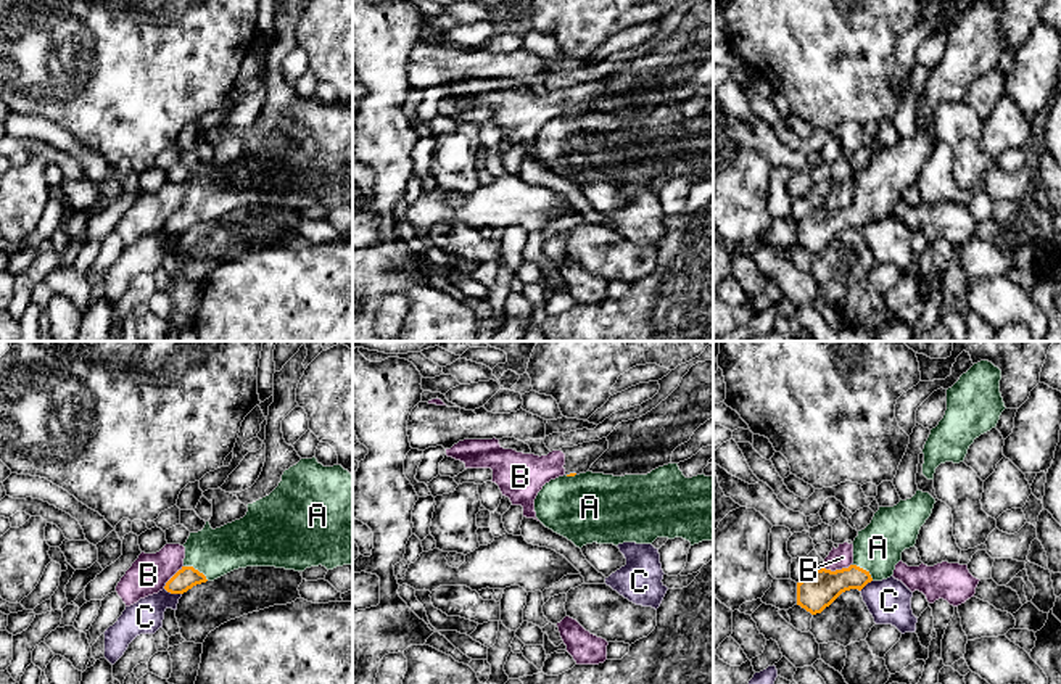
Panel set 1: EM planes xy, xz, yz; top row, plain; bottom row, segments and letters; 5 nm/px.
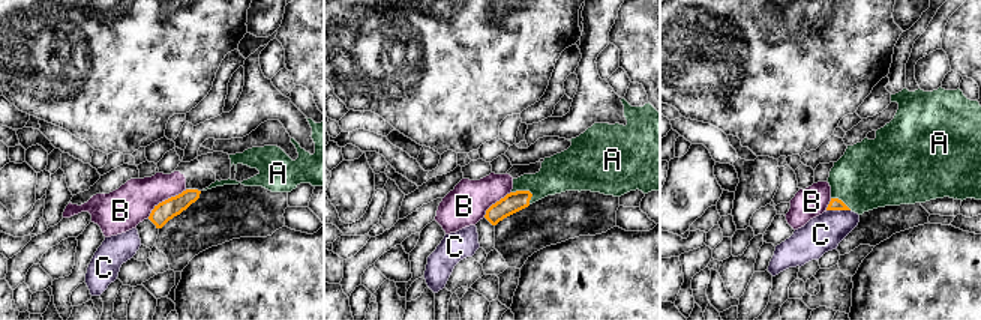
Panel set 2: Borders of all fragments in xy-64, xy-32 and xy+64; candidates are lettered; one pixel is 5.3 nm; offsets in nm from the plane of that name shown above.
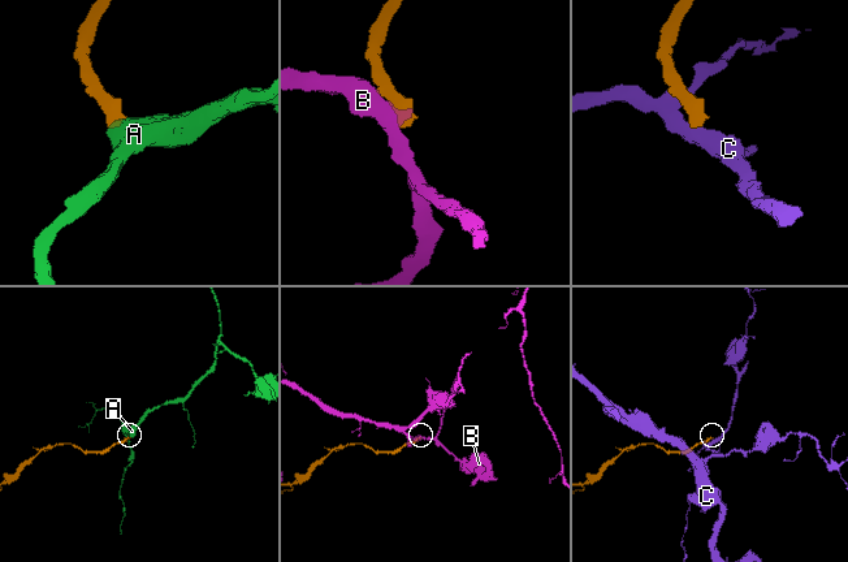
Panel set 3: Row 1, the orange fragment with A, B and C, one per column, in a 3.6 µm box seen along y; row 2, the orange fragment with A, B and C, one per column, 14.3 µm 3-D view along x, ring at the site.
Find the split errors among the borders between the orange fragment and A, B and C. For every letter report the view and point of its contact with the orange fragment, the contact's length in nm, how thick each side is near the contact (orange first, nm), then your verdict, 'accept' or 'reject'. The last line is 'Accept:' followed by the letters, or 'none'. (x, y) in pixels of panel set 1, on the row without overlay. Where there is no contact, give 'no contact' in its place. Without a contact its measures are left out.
A: xy (197, 210) | 150 nm | 110/240 nm | accept
B: yz (838, 210) | 140 nm | 180/110 nm | reject
C: xy (173, 232) | 90 nm | 110/170 nm | reject
Accept: A

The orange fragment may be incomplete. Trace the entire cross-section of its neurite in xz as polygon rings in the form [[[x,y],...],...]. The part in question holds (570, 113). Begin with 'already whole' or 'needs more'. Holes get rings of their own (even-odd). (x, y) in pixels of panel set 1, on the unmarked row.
needs more; [[[678,103],[647,114],[613,116],[570,113],[551,119],[535,138],[536,158],[576,187],[586,183],[652,183],[657,177],[683,177],[691,185],[713,180],[713,114],[686,117]]]

